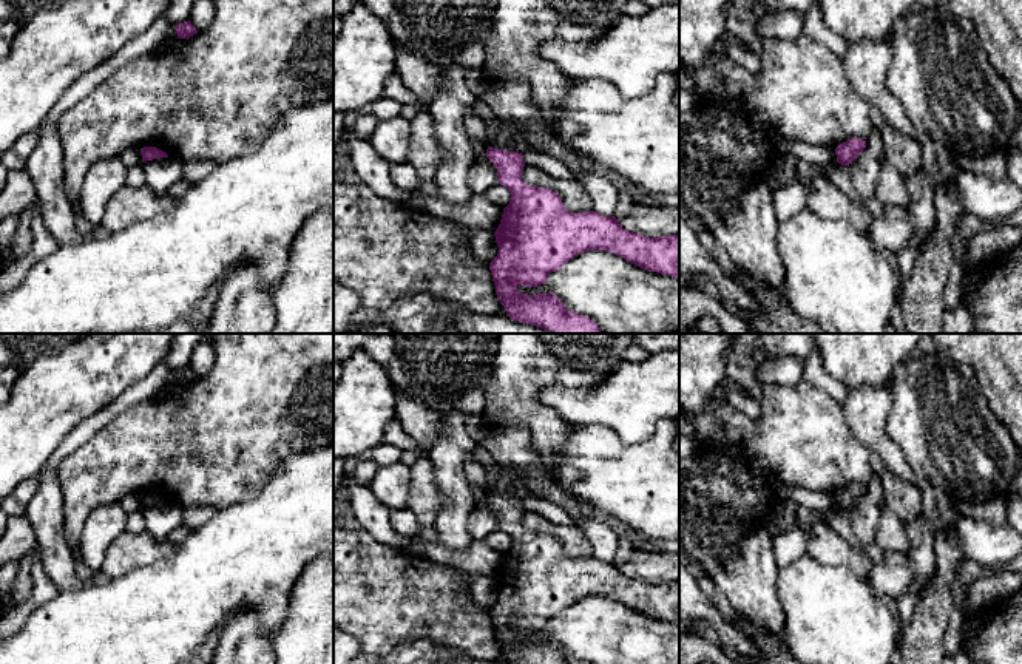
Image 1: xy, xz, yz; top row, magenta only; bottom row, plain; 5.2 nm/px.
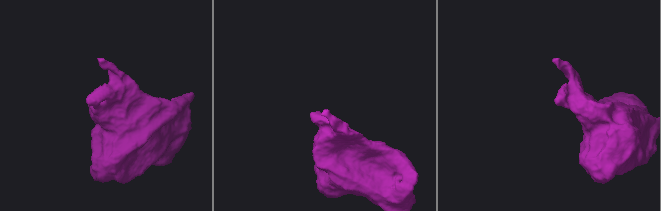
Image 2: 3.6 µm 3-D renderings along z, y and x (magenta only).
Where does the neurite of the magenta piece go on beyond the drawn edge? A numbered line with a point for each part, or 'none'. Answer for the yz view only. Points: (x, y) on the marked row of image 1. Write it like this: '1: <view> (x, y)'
none

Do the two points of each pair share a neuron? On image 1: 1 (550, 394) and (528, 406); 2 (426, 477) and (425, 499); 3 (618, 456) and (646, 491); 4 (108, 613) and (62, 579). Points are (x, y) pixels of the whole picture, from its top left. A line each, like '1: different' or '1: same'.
1: different
2: same
3: same
4: different

